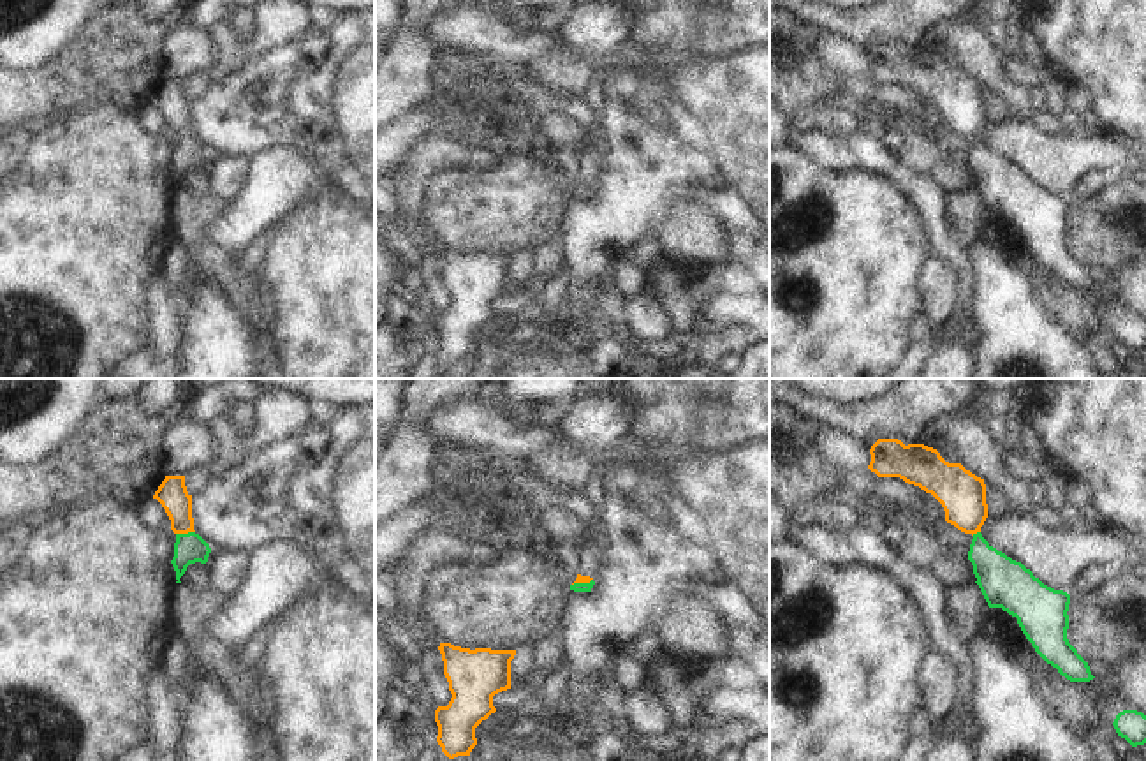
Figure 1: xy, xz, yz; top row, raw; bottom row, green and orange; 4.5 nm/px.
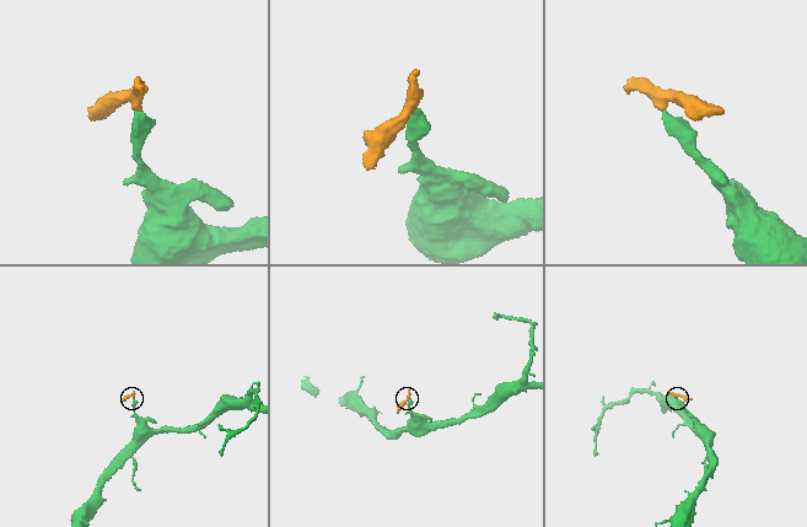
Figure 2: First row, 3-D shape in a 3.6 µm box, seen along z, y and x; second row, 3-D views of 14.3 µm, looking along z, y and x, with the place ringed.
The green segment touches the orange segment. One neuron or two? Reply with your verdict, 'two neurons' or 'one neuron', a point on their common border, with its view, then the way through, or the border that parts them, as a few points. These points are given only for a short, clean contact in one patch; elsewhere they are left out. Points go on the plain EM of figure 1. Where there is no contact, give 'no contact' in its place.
one neuron; meets green in xy at (185, 140); runs through xy (189, 154), (185, 140), (173, 101)

